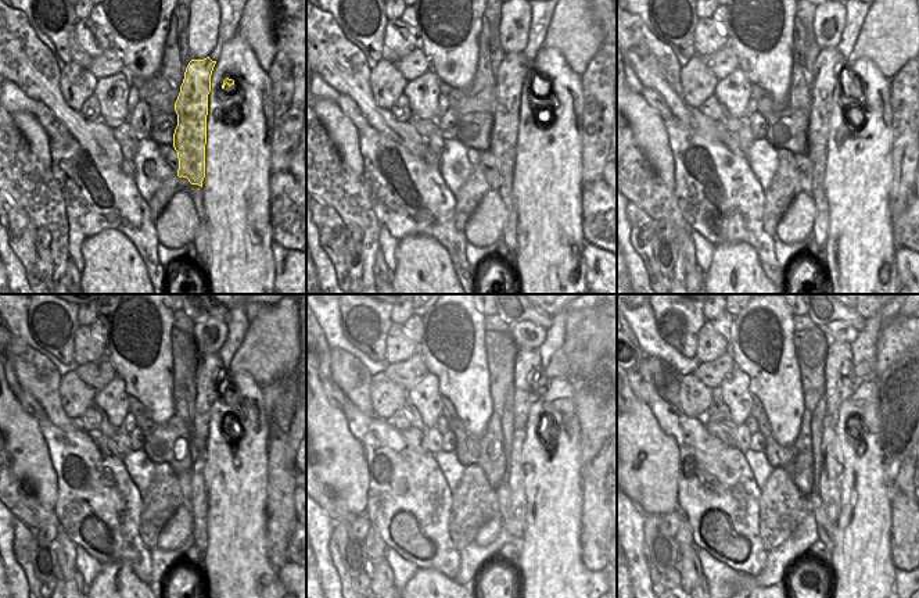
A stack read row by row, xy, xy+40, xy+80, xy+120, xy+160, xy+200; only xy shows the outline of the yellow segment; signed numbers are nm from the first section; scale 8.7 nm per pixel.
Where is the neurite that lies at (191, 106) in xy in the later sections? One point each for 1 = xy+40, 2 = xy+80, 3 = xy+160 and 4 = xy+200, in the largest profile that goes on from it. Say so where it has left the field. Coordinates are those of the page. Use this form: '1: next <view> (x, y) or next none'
1: next xy+40 (514, 68)
2: next xy+80 (830, 68)
3: next xy+160 (528, 378)
4: next xy+200 (840, 378)

